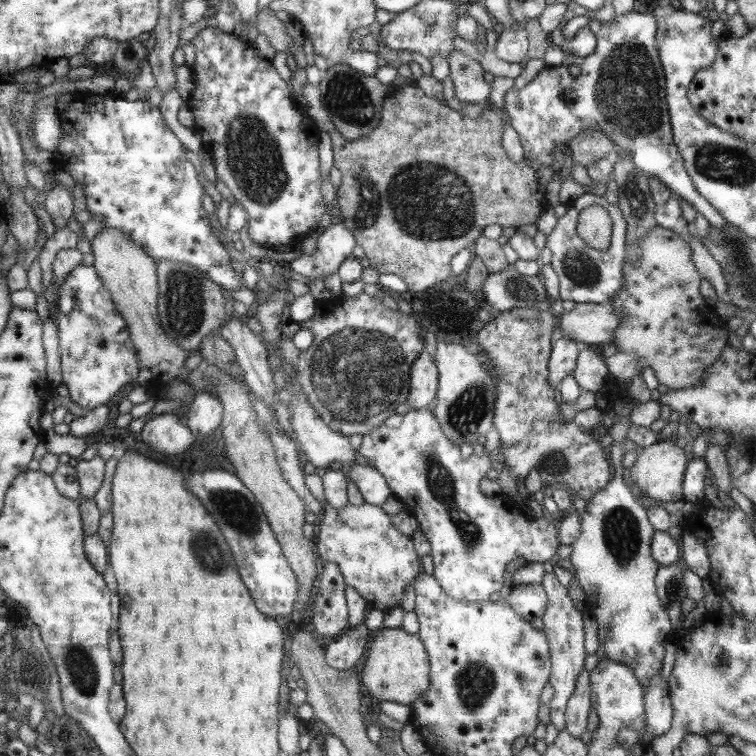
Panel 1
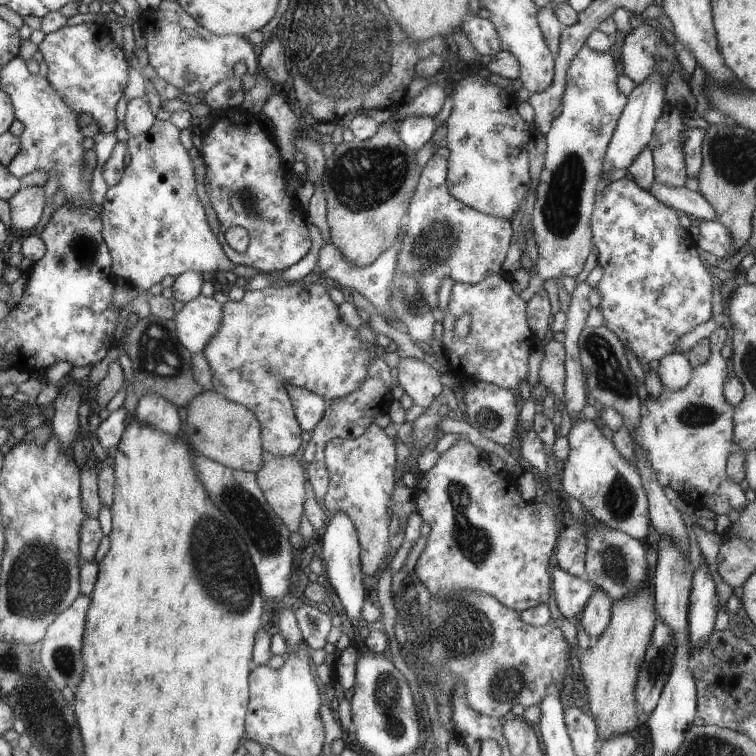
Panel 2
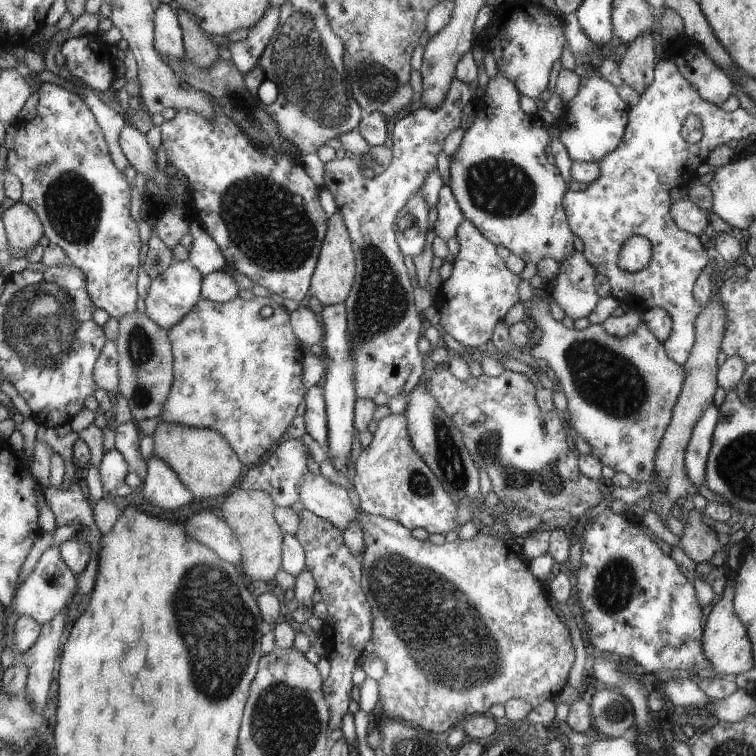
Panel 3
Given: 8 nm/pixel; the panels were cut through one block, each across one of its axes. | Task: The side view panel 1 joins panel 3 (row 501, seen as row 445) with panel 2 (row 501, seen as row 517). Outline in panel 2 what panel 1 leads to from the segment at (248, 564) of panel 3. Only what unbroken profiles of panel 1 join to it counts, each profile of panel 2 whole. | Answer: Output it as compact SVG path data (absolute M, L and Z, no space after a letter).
M265 451L262 454L262 466L257 472L258 484L279 520L295 532L301 518L301 504L306 498L303 496L305 472L291 456L271 456Z

